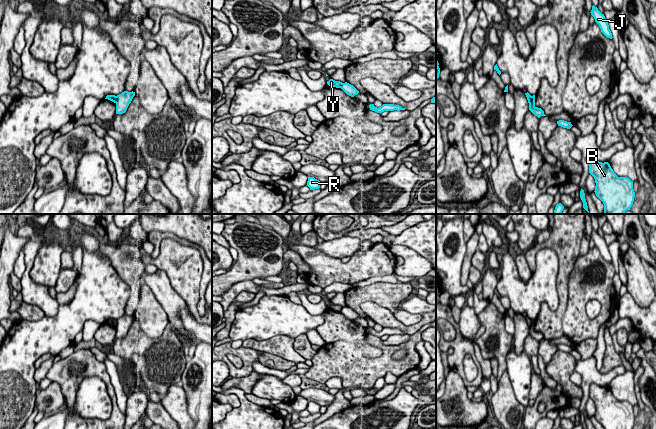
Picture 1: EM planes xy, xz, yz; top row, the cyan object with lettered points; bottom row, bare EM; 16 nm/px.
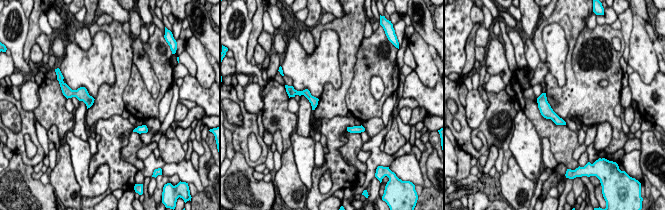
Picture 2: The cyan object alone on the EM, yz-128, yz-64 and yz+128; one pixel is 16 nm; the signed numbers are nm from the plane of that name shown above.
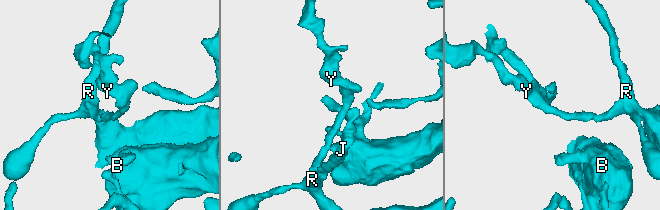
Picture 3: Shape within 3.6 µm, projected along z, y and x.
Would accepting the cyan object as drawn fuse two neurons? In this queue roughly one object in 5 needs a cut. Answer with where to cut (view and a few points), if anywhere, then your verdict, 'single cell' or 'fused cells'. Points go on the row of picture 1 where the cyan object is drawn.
xy (117, 96), (115, 102) | fused cells

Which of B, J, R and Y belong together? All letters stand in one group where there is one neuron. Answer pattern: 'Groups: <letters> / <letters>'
Groups: B J R / Y

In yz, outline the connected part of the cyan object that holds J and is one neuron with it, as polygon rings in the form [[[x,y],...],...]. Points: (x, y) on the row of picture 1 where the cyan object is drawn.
[[[592,6],[591,15],[594,17],[595,22],[599,25],[601,32],[607,37],[612,39],[612,33],[609,29],[608,21],[606,20],[604,14],[602,14],[597,7]]]

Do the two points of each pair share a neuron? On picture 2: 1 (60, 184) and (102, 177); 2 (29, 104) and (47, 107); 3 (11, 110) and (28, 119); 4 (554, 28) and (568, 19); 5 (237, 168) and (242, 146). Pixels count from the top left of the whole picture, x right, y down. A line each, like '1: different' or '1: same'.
1: different
2: different
3: different
4: different
5: different

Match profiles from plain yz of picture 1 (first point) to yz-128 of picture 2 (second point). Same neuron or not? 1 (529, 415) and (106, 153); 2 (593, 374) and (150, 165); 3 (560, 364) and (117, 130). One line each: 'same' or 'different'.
1: same
2: same
3: different

